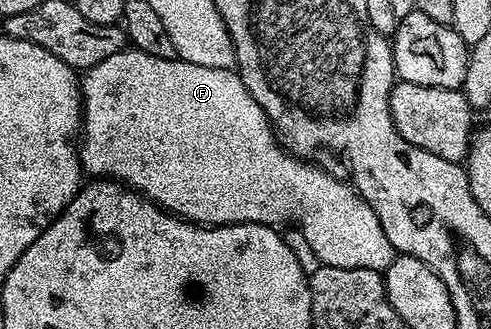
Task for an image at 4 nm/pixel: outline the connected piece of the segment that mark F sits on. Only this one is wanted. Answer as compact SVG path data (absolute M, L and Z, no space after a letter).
M126 48L115 52L115 56L107 56L107 60L84 71L79 82L79 93L83 111L83 145L80 147L79 157L81 169L86 175L97 180L123 182L130 190L136 190L144 194L146 198L150 198L162 210L168 210L178 218L186 218L189 222L195 222L202 226L226 226L227 224L254 222L277 228L280 227L280 222L290 222L301 233L302 240L309 245L310 252L318 258L316 261L322 266L371 268L383 272L393 263L395 257L393 245L391 240L387 240L387 236L384 235L383 226L379 224L379 216L375 216L371 204L364 202L360 194L349 183L340 182L326 170L314 166L312 162L307 162L304 158L288 153L281 145L277 135L273 133L273 127L269 125L269 118L263 112L263 108L259 108L259 104L255 104L255 96L251 96L251 92L247 92L236 69L207 68L198 64L182 62L178 57L160 58L151 56L142 50Z

